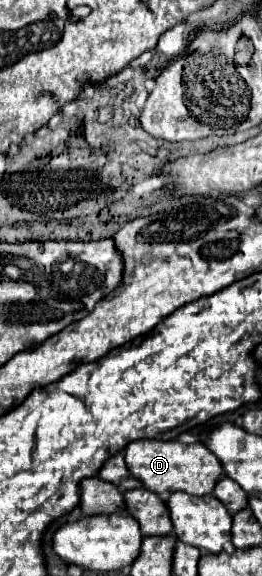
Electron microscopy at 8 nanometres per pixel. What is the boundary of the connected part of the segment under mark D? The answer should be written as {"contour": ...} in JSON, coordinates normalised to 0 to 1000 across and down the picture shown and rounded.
{"contour":[[[538,762],[508,766],[477,780],[477,800],[508,828],[546,835],[561,849],[607,859],[706,852],[721,859],[798,859],[813,856],[836,832],[859,828],[844,800],[805,786],[775,769],[714,773],[676,762],[615,766],[615,762]]]}

